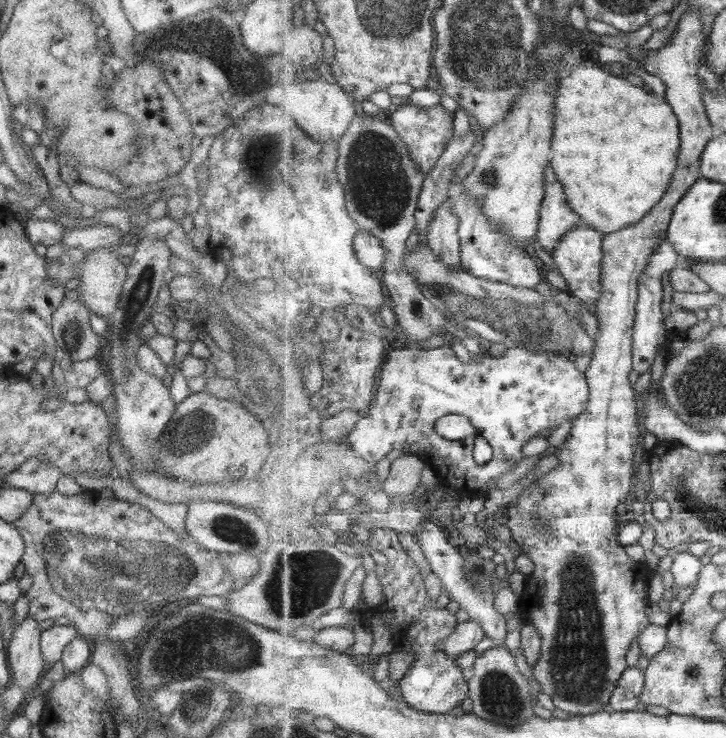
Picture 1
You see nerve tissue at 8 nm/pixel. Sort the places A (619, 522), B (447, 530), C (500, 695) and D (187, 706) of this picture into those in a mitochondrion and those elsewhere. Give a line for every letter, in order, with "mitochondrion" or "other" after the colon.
A: other
B: other
C: mitochondrion
D: mitochondrion

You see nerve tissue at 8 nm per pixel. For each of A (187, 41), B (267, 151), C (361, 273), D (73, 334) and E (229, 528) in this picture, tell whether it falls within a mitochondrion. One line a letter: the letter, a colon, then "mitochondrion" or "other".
A: mitochondrion
B: mitochondrion
C: other
D: mitochondrion
E: mitochondrion

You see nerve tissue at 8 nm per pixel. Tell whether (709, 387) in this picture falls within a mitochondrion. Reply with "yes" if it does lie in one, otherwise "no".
yes

